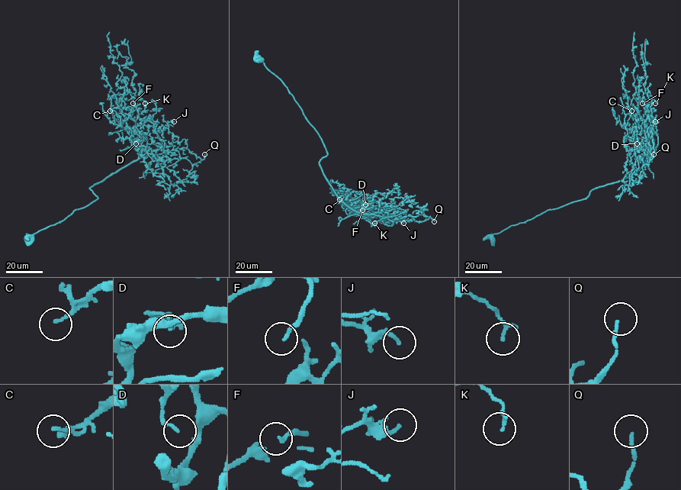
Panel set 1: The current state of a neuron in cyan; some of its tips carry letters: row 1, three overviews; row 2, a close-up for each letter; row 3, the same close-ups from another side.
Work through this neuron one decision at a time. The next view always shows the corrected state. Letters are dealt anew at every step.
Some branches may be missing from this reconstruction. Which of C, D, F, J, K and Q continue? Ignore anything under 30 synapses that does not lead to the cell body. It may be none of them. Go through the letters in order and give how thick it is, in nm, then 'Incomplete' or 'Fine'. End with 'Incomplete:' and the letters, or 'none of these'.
C: Thickness 150 nm. Fine
D: Thickness 140 nm. Fine
F: Thickness 140 nm. Incomplete
J: Thickness 160 nm. Fine
K: Thickness 160 nm. Fine
Q: Thickness 140 nm. Fine
Incomplete: F

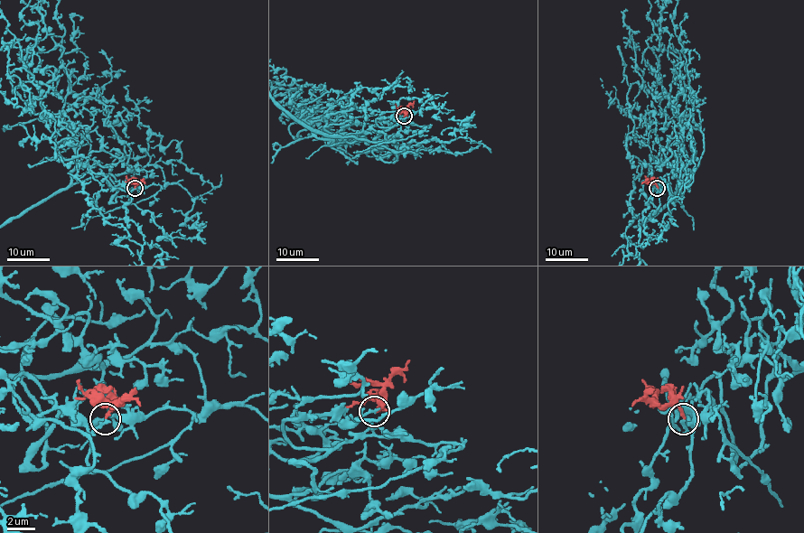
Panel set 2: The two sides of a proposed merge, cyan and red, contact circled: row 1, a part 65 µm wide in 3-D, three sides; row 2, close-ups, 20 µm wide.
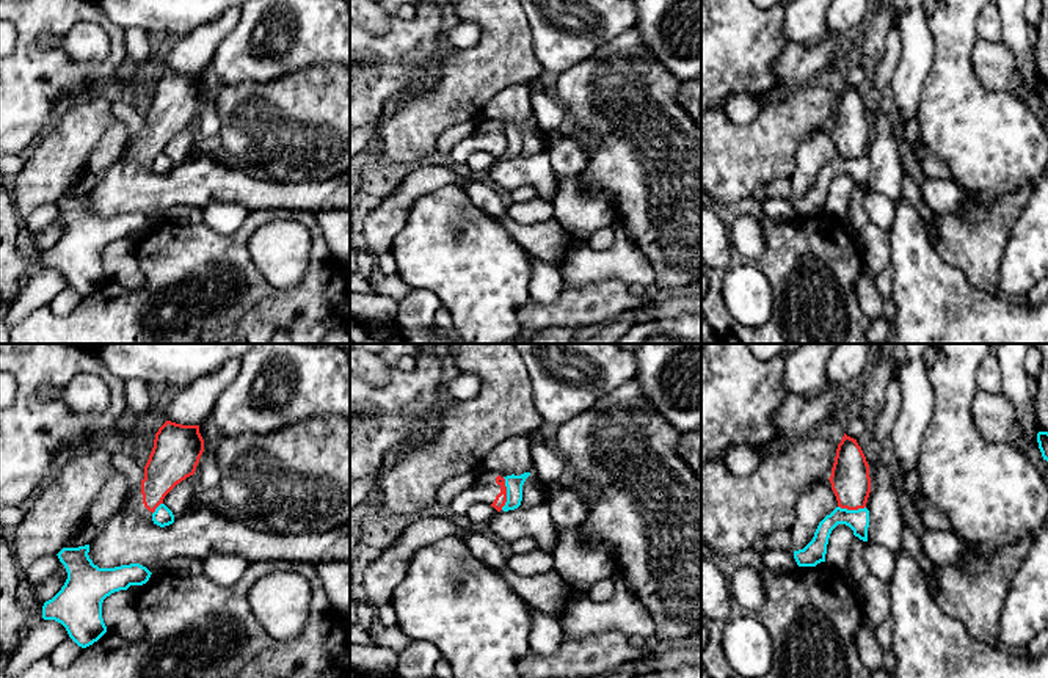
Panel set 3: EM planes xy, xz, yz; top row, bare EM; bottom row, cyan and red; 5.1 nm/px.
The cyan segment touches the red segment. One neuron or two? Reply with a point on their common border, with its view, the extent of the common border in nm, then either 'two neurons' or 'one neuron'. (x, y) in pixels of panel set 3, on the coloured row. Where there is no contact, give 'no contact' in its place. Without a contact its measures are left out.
xz (507, 493) | 170 nm | two neurons

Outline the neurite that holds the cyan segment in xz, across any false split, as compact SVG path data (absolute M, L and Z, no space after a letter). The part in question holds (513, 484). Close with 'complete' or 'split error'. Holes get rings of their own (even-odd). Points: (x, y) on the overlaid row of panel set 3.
M524 472L521 476L507 476L505 487L507 487L507 502L502 507L504 512L515 510L521 505L522 501L522 485L526 479L530 476L530 472Z; complete

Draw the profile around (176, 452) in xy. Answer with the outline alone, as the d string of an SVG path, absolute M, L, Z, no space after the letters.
M166 421L155 433L144 479L130 487L119 510L89 543L89 559L99 568L140 563L151 573L173 557L206 559L210 551L238 554L253 562L347 562L350 523L322 534L259 530L224 507L193 505L173 524L160 527L152 513L165 496L193 476L204 452L199 425Z

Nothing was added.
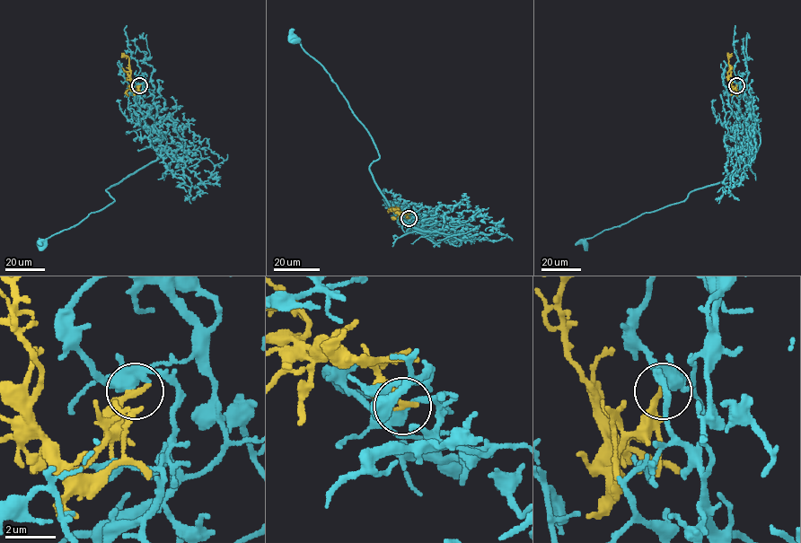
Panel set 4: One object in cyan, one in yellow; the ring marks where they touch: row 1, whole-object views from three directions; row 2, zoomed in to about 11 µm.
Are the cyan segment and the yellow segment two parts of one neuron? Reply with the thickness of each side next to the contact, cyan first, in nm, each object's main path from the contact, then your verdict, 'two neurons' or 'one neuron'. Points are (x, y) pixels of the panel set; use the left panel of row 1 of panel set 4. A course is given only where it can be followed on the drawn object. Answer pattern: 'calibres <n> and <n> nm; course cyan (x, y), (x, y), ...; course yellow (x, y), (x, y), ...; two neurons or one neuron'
calibres 380 and 280 nm; course cyan (139, 85), (136, 104), (145, 126), (158, 135), (157, 158), (106, 190), (114, 199), (109, 205), (40, 243); course yellow (139, 85), (135, 91), (131, 87), (127, 74), (128, 57), (121, 53); one neuron

